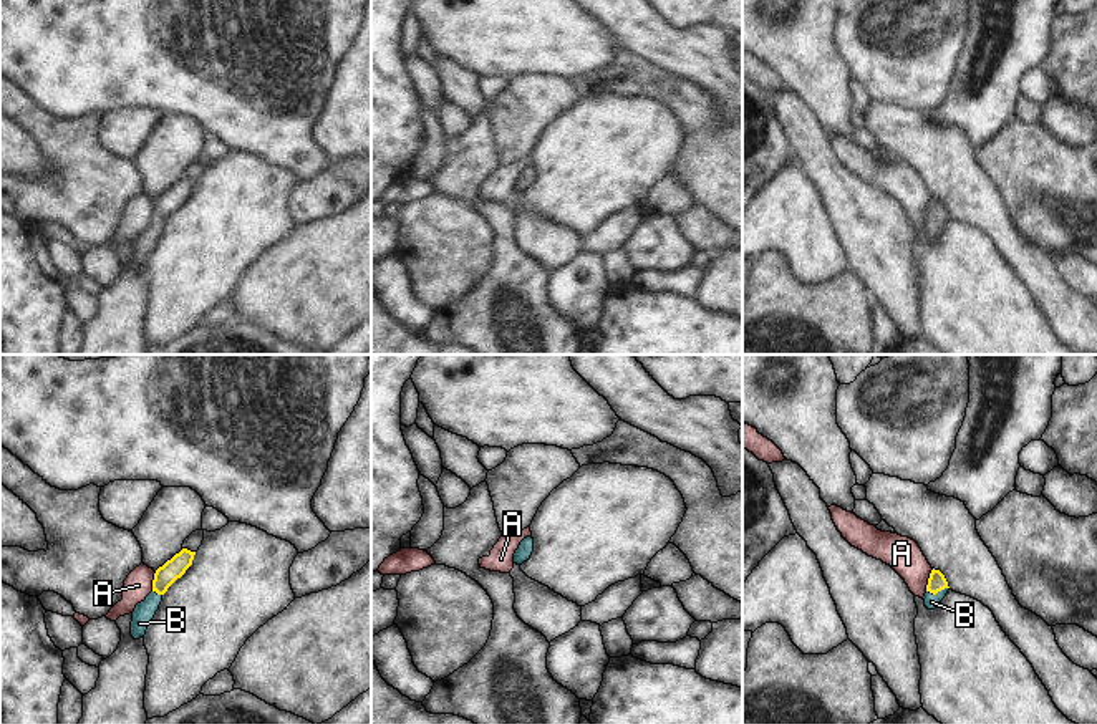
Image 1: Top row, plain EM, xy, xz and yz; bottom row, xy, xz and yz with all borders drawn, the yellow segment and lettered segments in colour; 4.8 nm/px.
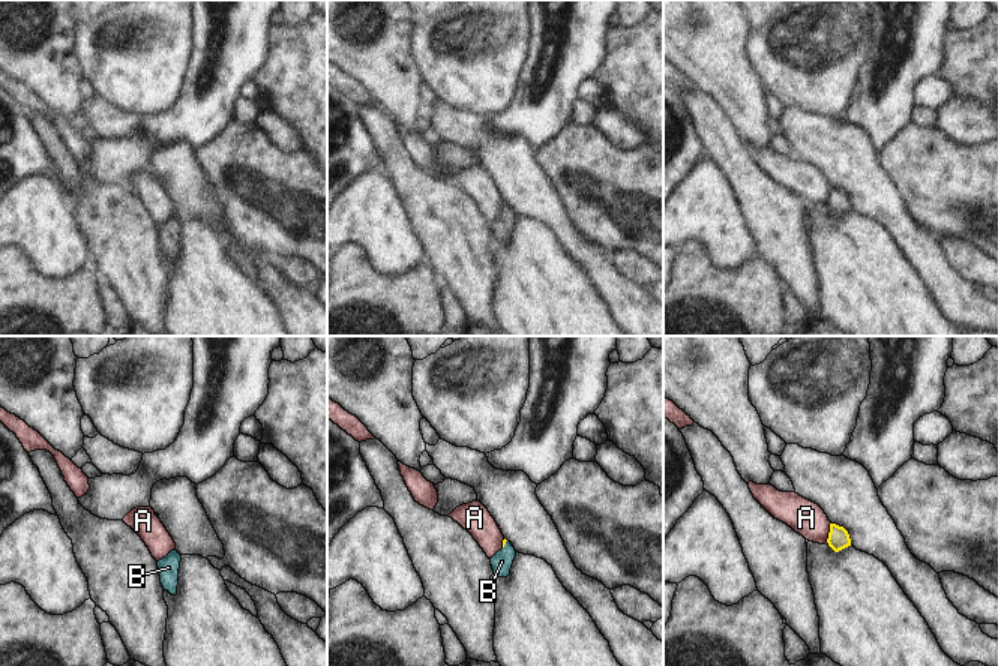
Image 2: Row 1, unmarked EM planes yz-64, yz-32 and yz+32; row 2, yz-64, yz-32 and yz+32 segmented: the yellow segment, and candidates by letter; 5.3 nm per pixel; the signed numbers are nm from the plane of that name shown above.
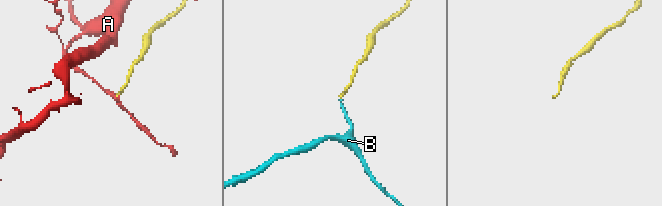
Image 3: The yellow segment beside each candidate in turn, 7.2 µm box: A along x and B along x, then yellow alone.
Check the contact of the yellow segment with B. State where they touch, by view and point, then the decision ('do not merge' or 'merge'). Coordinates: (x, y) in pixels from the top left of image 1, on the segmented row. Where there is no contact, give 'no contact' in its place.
yz (937, 592) | merge

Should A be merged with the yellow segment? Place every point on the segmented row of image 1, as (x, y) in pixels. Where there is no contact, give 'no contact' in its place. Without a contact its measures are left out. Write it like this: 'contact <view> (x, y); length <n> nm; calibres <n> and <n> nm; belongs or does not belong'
contact yz (928, 580); length 120 nm; calibres 90 and 170 nm; does not belong

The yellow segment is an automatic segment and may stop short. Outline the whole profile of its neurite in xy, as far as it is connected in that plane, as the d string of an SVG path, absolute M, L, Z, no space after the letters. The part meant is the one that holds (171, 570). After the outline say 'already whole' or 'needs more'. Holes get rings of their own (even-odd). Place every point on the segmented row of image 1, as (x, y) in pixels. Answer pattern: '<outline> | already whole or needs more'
M182 548L179 553L176 553L171 560L167 560L162 567L156 570L152 580L152 591L146 596L144 601L138 603L133 611L131 636L134 640L144 638L147 626L151 625L156 611L159 610L162 595L192 565L194 555L196 552Z | needs more

